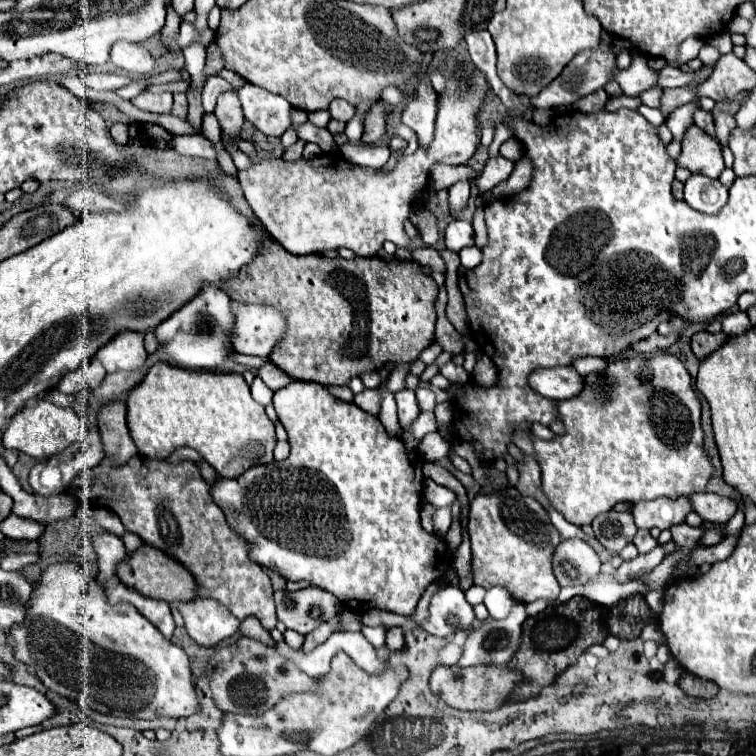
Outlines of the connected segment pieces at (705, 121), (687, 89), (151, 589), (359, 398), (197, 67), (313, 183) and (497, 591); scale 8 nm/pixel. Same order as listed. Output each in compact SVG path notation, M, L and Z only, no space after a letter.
M698 108L695 111L693 118L694 118L695 124L699 128L705 130L711 136L714 136L714 138L716 138L714 120L711 113L702 112L702 109Z
M694 84L694 86L684 86L684 88L670 88L670 90L664 90L662 100L660 100L660 112L664 114L664 118L668 118L678 106L696 100L694 90L696 90L696 84Z
M142 544L136 552L128 554L124 558L124 562L118 564L116 576L120 578L122 584L138 590L140 594L144 594L148 598L164 600L168 604L172 604L172 602L186 602L186 600L196 598L196 588L194 588L192 574L186 568L182 568L176 560L166 556L162 550L152 548L148 544Z
M362 390L360 394L354 396L354 404L362 408L368 414L378 414L380 412L380 392L378 390Z
M194 42L192 46L186 46L182 50L184 58L186 58L186 70L190 72L192 76L192 82L190 86L194 90L202 90L204 86L204 74L202 74L202 68L204 68L204 62L206 62L206 48L200 44L200 42Z
M446 56L442 64L446 88L438 94L434 140L430 146L398 160L388 172L354 166L340 154L320 154L294 162L270 158L238 172L244 196L270 236L296 256L336 248L348 248L356 256L376 256L386 240L398 248L408 248L410 238L404 232L404 222L410 216L414 196L426 190L432 168L436 164L462 166L474 156L480 144L478 110L488 94L488 80L478 70L462 76L456 68L456 56Z
M494 586L486 592L484 604L490 612L492 618L506 618L506 614L510 612L510 608L516 604L514 598L510 598L510 592L502 586Z

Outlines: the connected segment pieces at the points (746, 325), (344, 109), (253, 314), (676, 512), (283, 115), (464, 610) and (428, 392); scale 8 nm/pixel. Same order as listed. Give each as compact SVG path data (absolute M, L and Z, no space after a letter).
M736 312L736 314L728 314L728 316L722 318L722 332L726 336L742 334L742 332L746 332L750 328L752 328L752 324L750 324L746 312Z
M332 100L328 110L330 110L332 118L342 120L342 122L348 122L354 116L354 106L350 102L346 102L346 100Z
M232 302L236 324L232 330L234 350L240 354L252 354L267 358L286 334L284 316L264 304Z
M658 498L650 502L638 502L632 508L638 528L658 528L666 530L670 526L682 524L686 514L692 510L688 498Z
M248 82L238 90L238 96L246 120L260 132L266 136L282 136L288 130L292 106L282 96Z
M442 586L430 600L428 618L420 624L434 636L448 636L456 630L466 630L476 620L472 606L466 602L464 592L456 586Z
M432 388L416 390L416 398L420 404L420 410L434 410L436 408L436 394L432 392Z

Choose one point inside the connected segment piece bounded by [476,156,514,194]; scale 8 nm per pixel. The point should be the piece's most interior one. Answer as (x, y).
(497, 169)

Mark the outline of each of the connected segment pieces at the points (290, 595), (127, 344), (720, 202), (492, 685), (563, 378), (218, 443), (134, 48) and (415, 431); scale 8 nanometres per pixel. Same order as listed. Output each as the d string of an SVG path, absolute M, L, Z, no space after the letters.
M308 586L298 592L280 590L274 592L278 620L302 636L310 634L320 622L330 620L336 614L338 598L322 588Z
M120 332L116 338L112 338L110 344L98 350L96 358L102 362L108 374L116 370L126 370L126 372L138 370L144 366L148 358L144 350L144 334Z
M692 174L684 186L684 202L704 214L716 214L728 202L728 188L720 180Z
M438 666L430 676L430 690L438 694L446 706L456 710L496 710L506 704L512 688L520 680L522 674L506 666Z
M570 366L566 368L544 368L528 376L528 384L538 394L550 400L566 400L582 390L582 376L578 376Z
M154 364L144 382L140 382L126 400L126 420L130 434L146 458L164 460L170 456L178 446L194 448L220 476L236 478L246 472L250 466L268 464L274 460L272 452L276 446L274 424L266 416L264 406L258 404L252 394L250 386L244 382L240 374L218 374L218 372L194 372L182 370L170 364Z
M116 42L110 48L110 60L132 74L140 76L150 76L154 70L154 58L150 56L148 48L142 44L132 44L132 42Z
M422 412L422 414L414 420L414 424L410 426L410 436L420 442L426 434L430 434L430 432L434 432L434 430L438 430L434 412Z

